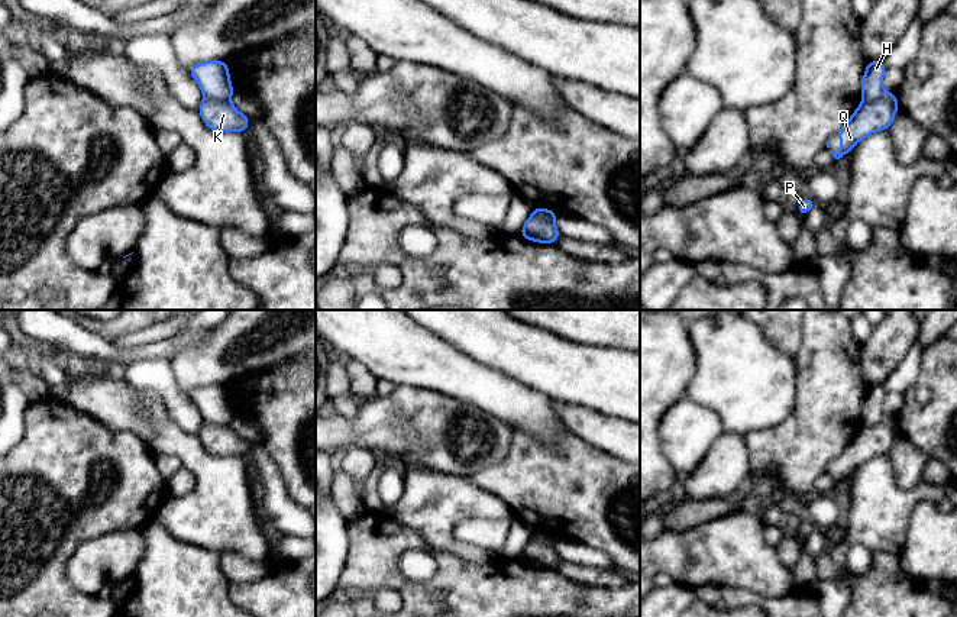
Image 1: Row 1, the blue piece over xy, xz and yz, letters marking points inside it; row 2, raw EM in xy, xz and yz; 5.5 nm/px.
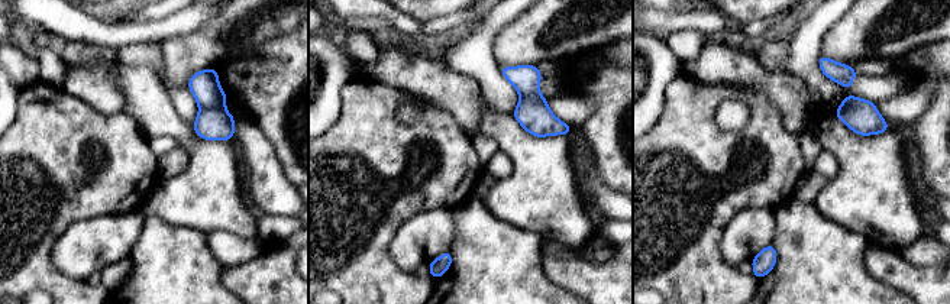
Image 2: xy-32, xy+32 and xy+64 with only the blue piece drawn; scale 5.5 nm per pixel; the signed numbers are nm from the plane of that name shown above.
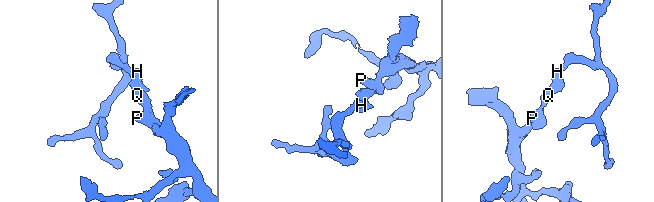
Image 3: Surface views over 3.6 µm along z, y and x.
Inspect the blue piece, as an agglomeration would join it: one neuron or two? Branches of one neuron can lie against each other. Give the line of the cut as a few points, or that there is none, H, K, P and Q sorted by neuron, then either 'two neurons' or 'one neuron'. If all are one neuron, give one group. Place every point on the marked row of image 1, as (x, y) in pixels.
cut in xy along (204, 96), (213, 100), (229, 100); H / K P Q; two neurons

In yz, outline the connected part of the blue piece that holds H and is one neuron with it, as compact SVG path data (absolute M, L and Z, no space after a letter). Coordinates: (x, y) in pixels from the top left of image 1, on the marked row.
M882 59L867 62L863 80L861 80L861 100L874 101L883 93L883 74L886 67Z

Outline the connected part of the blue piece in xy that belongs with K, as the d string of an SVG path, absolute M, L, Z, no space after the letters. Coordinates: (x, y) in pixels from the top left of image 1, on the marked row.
M204 97L197 112L204 125L216 132L246 132L249 117L242 114L230 100Z

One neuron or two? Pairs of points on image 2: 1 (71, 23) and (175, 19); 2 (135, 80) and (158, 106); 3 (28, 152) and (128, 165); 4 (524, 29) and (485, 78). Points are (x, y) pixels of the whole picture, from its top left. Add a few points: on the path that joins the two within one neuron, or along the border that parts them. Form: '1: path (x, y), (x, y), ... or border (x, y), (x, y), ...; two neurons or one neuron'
1: path (97, 32), (149, 32); one neuron
2: path (141, 86), (152, 100); one neuron
3: path (52, 162), (73, 162), (90, 178), (103, 170); one neuron
4: border (501, 29), (493, 47), (493, 55), (498, 67); two neurons

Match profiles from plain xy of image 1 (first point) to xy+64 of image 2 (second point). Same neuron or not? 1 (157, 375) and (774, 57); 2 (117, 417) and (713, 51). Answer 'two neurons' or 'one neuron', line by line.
1: two neurons
2: one neuron

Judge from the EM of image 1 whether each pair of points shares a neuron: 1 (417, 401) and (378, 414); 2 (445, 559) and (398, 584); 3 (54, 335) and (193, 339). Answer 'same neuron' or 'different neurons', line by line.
1: same neuron
2: same neuron
3: same neuron

